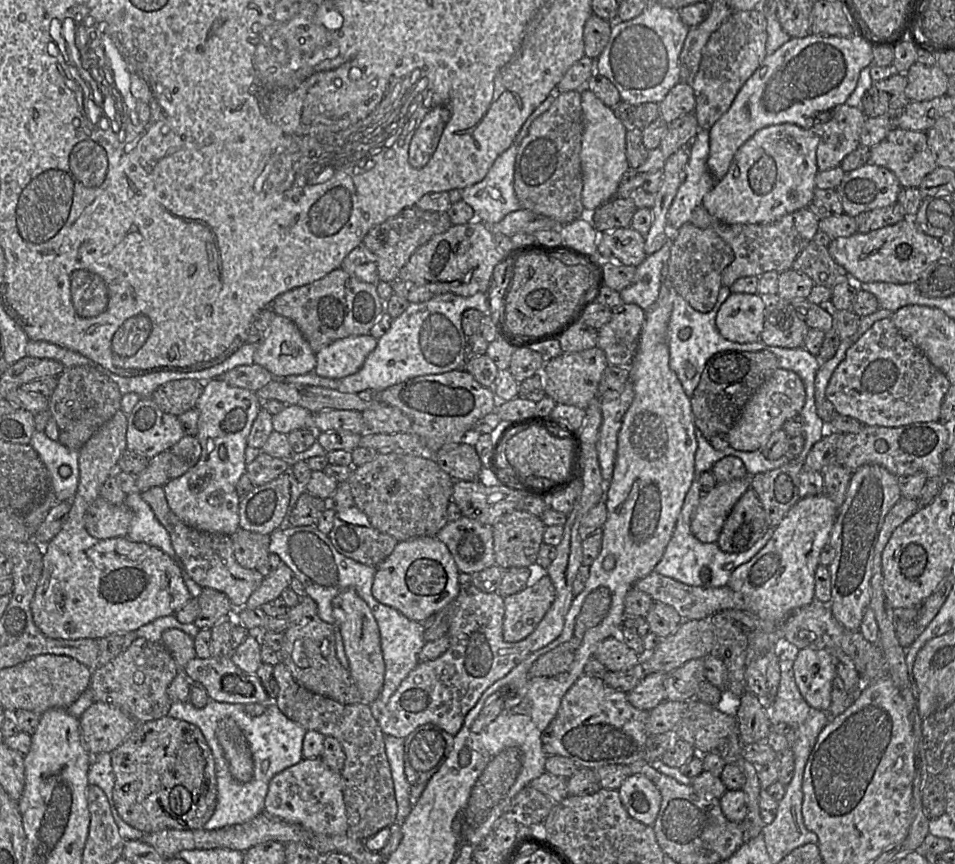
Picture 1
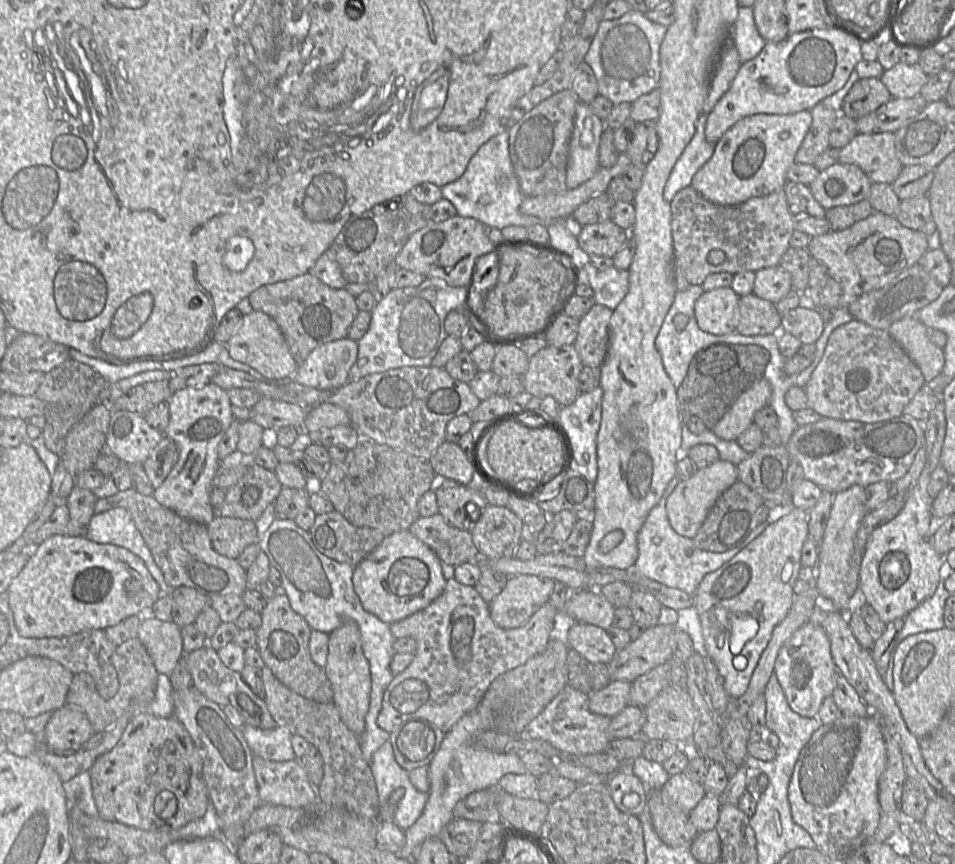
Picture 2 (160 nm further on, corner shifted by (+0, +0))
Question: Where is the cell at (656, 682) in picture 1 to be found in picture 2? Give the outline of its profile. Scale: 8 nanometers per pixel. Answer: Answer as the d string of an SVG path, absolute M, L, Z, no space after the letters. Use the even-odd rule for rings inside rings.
M612 681L602 690L589 694L589 709L595 714L613 717L629 706L630 690L630 682Z

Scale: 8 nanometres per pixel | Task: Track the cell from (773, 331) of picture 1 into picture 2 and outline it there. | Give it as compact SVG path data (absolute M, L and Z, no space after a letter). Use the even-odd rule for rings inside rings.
M753 294L740 296L736 332L744 336L778 334L781 315L775 304Z

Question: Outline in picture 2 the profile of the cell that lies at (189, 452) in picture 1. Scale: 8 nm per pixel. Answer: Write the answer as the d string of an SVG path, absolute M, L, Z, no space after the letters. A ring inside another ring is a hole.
M167 436L151 450L142 462L144 471L152 487L158 487L166 479L179 459L180 449L175 441Z

